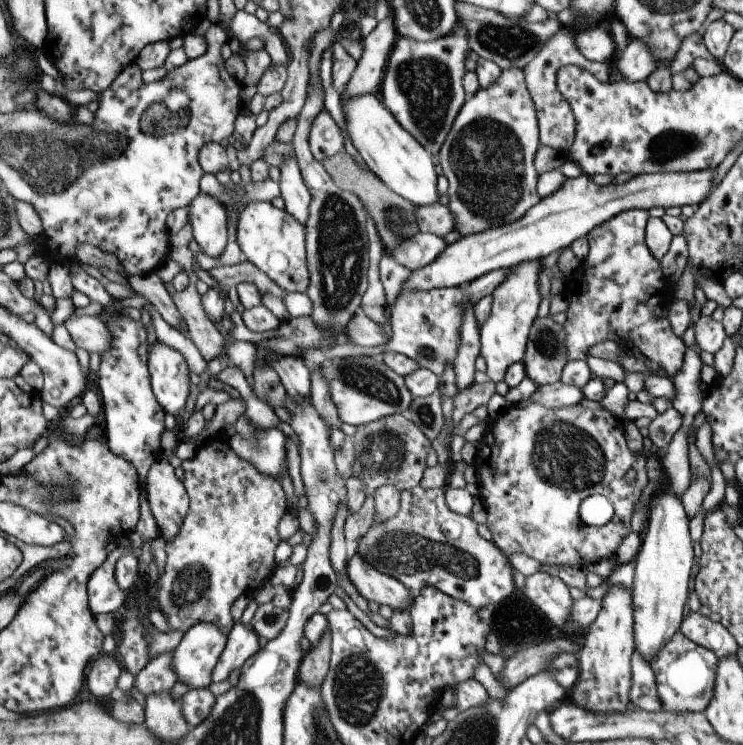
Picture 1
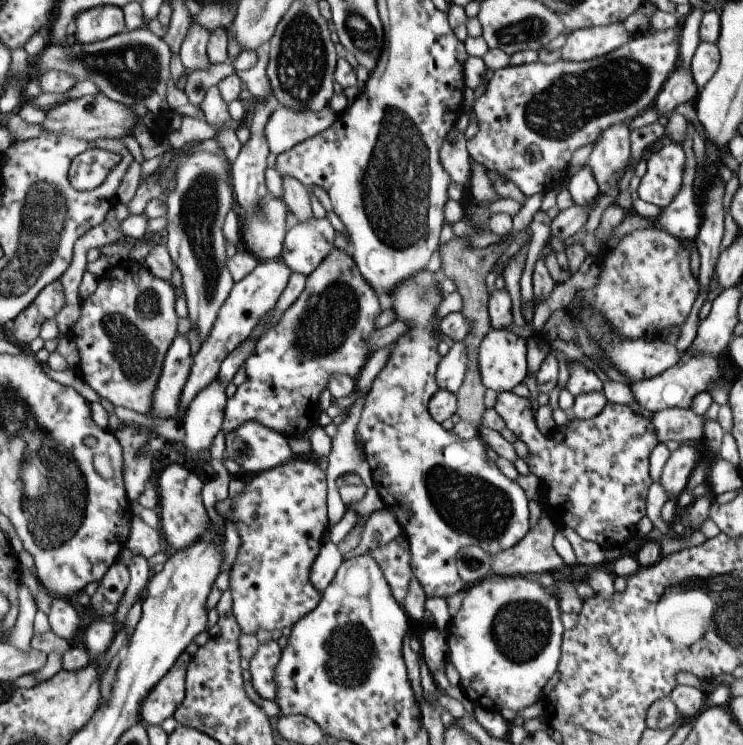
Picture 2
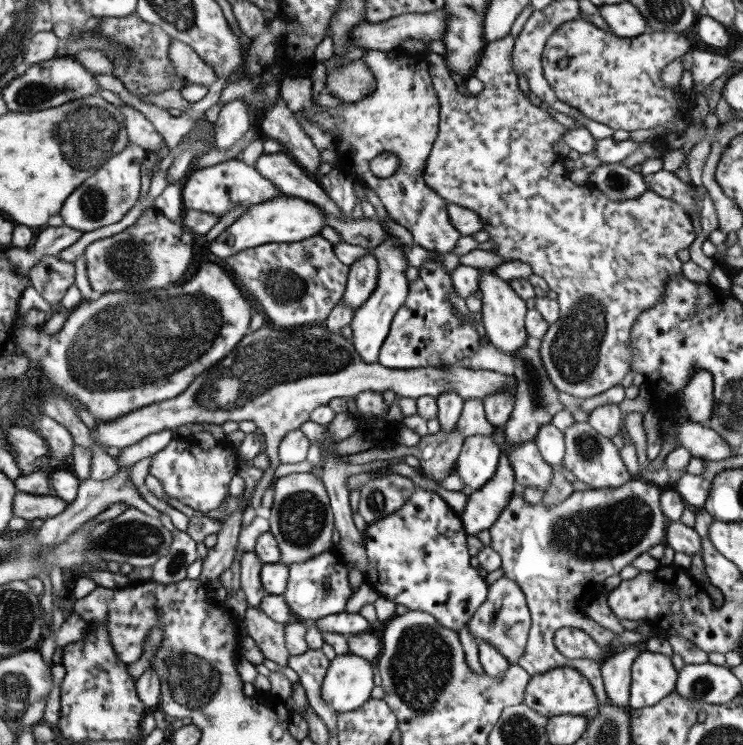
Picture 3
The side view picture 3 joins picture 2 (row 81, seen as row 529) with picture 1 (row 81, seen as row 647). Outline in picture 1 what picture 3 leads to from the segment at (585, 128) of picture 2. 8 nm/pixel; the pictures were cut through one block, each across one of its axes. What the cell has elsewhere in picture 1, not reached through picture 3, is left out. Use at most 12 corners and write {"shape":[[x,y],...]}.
{"shape":[[560,26],[523,68],[538,144],[567,155],[575,120],[555,86],[573,64],[610,82],[606,63],[583,58]]}

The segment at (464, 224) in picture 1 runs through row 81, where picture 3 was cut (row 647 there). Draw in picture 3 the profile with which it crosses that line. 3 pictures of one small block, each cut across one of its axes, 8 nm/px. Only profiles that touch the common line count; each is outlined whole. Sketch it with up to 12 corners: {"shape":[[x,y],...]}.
{"shape":[[488,585],[467,626],[510,664],[523,654],[530,614],[519,585]]}

